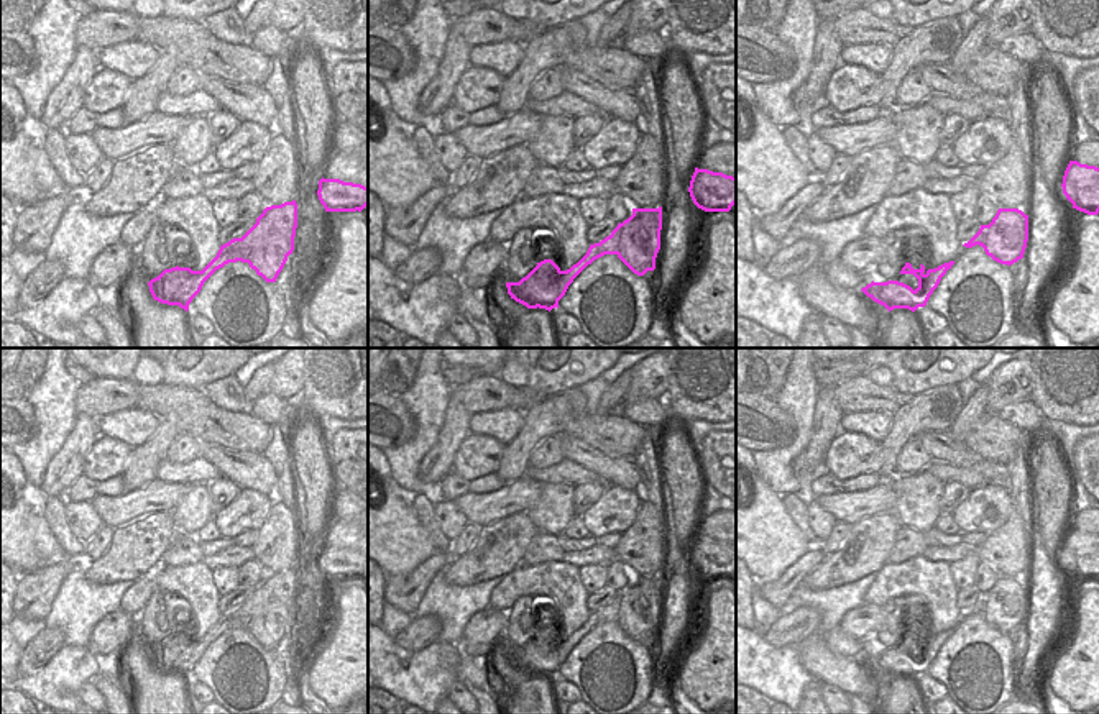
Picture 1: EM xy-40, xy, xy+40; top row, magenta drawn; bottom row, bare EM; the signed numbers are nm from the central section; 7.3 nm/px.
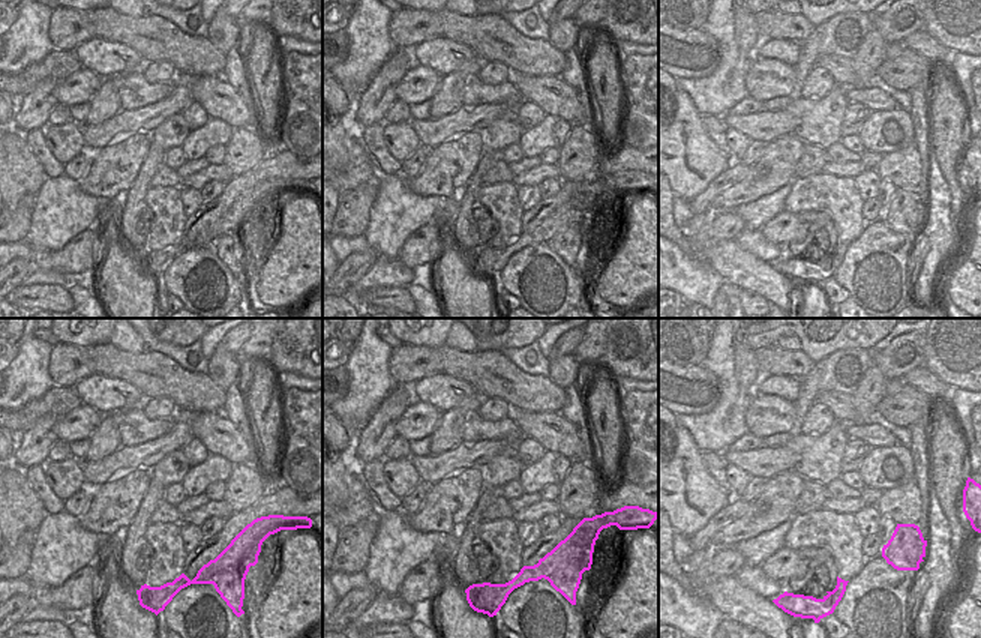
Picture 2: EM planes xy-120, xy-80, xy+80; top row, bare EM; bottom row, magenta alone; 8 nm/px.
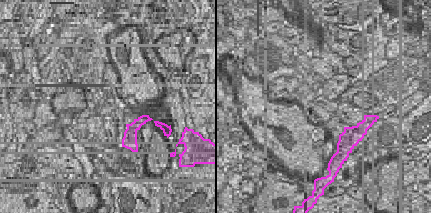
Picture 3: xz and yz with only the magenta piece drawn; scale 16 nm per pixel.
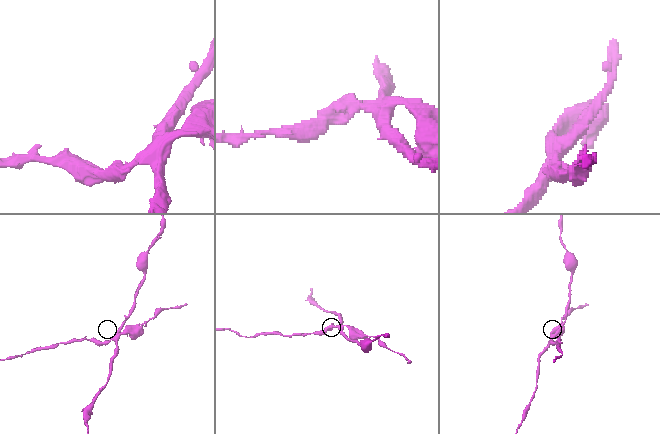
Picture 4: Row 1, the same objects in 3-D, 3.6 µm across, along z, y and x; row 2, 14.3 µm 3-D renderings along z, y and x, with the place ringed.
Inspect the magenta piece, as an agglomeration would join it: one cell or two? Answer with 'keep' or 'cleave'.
cleave

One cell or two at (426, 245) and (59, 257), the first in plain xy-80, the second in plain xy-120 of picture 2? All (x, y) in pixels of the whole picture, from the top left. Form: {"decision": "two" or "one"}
{"decision": "one"}

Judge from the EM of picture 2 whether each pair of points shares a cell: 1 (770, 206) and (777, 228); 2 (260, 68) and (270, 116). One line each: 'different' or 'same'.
1: different
2: same

